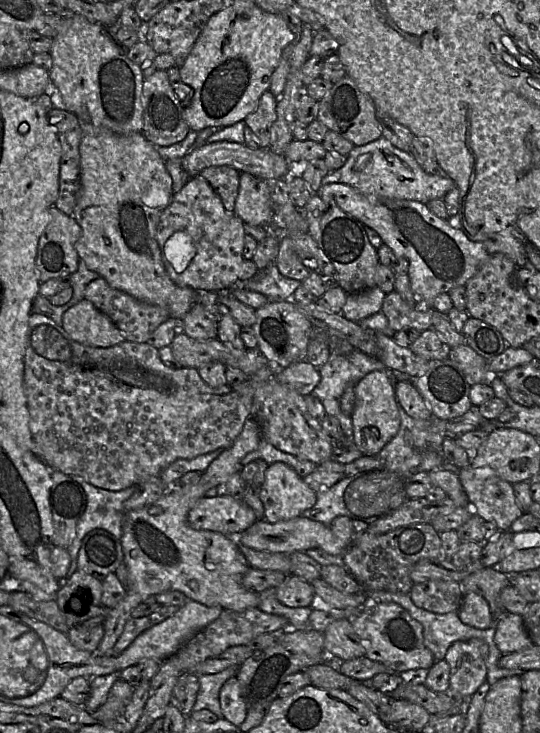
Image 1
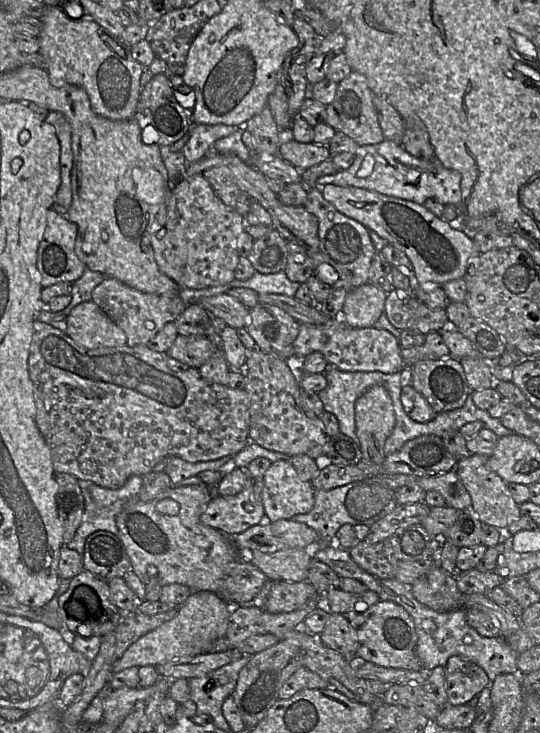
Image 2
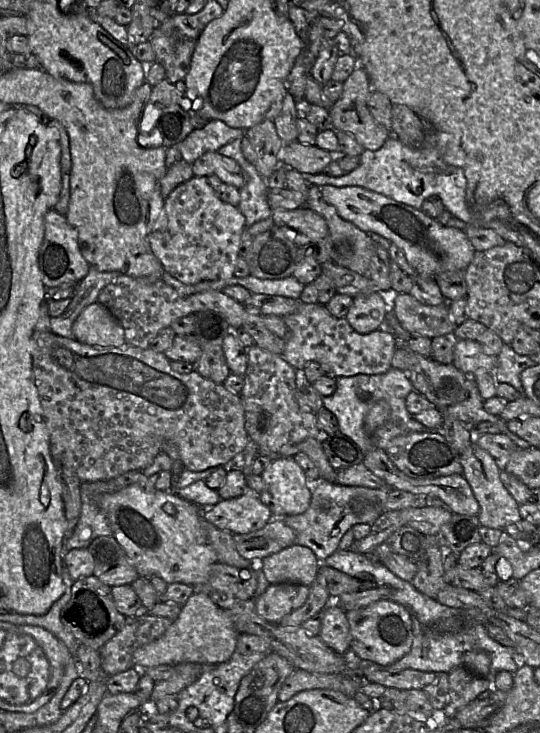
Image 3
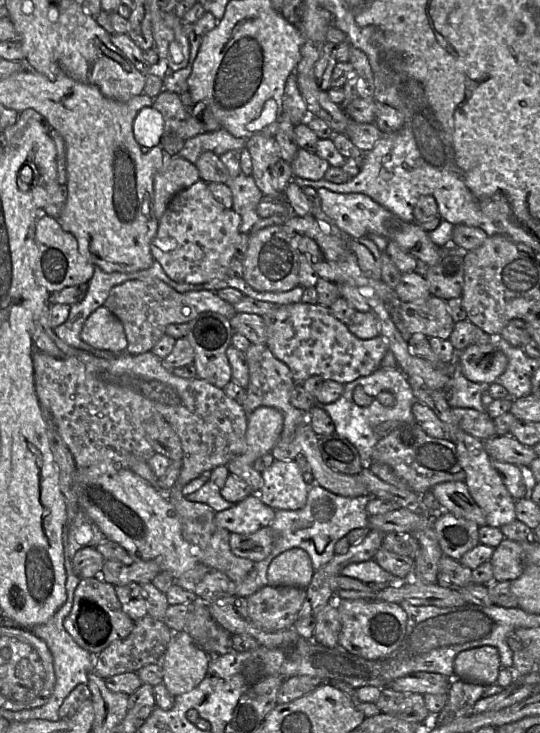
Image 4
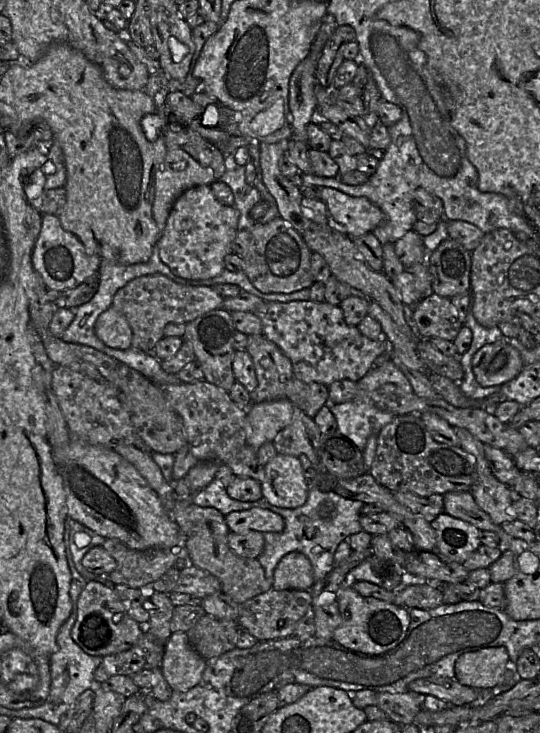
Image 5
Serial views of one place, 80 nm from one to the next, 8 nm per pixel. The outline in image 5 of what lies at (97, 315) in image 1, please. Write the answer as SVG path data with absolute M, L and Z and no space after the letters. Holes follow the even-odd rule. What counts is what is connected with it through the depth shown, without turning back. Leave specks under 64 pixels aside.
M112 306L99 315L94 331L96 336L111 348L125 350L131 347L131 327L125 316Z

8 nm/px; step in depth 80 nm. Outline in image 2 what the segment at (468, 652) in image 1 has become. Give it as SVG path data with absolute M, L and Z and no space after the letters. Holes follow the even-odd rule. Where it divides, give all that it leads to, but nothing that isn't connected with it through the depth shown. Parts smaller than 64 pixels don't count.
M458 655L449 657L445 668L448 705L468 704L492 683L482 667Z

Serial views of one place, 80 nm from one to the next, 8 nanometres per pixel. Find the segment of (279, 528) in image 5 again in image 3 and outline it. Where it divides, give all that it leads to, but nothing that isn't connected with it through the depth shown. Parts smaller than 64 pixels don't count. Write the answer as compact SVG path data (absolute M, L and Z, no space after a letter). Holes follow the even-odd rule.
M249 487L237 498L221 499L212 507L201 507L203 518L231 534L247 534L263 528L273 516L268 506Z

